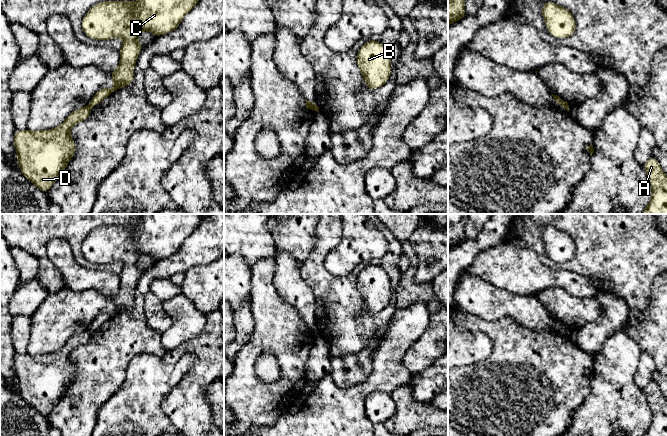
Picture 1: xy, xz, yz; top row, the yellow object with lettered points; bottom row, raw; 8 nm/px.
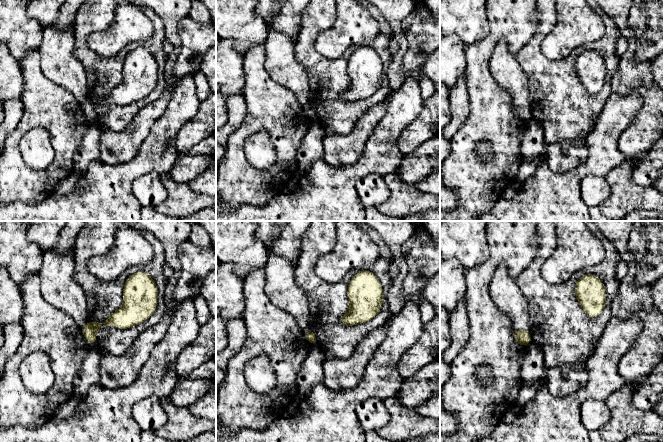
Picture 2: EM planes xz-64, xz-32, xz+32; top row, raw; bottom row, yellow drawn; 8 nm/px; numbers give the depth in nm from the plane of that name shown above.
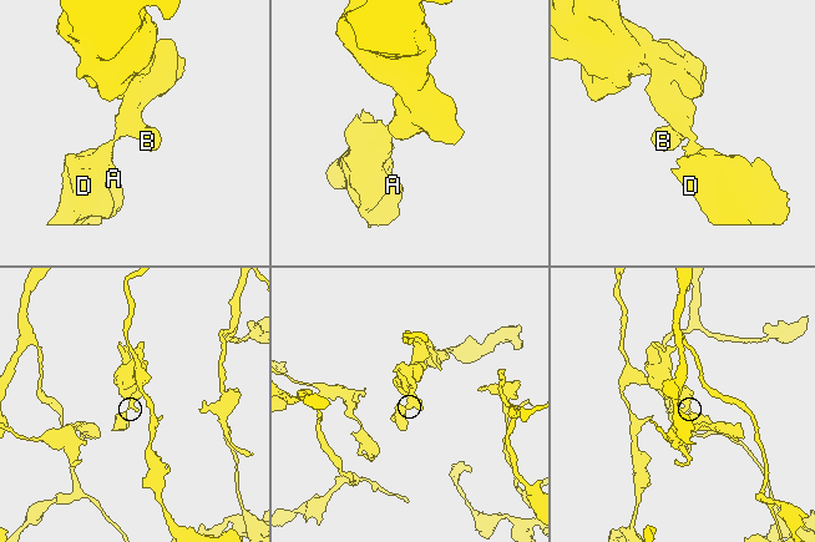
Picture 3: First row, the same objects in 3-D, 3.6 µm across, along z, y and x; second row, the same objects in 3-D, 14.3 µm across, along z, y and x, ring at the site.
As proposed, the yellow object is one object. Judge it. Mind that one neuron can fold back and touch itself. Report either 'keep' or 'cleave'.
cleave

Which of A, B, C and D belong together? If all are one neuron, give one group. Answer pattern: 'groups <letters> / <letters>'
groups A D / B C

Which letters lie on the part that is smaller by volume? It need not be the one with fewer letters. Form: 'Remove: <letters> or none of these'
Remove: A, D

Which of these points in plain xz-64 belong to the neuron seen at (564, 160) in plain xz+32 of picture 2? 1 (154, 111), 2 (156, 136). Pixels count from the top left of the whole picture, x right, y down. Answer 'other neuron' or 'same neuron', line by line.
1: same neuron
2: other neuron

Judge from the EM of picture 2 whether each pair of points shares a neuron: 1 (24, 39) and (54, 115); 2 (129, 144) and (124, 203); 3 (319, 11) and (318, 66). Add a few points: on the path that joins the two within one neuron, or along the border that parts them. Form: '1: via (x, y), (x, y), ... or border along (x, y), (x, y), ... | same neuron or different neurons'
1: border along (37, 48), (31, 49), (19, 62) | different neurons
2: border along (142, 142), (132, 159), (105, 164) | different neurons
3: via (312, 25), (309, 31), (309, 52) | same neuron

